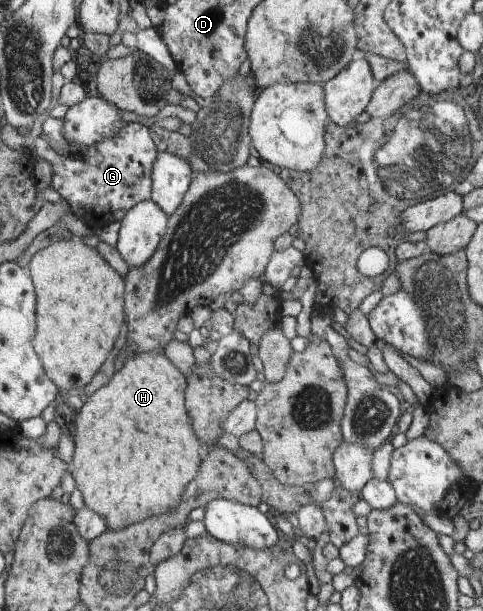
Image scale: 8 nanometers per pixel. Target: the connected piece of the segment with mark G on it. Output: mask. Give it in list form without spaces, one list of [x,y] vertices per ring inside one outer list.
[[[137,122],[128,123],[117,135],[107,137],[63,163],[53,165],[52,186],[61,194],[61,198],[68,202],[70,211],[75,217],[92,229],[99,230],[115,221],[120,223],[137,203],[143,202],[143,199],[152,200],[151,167],[153,171],[153,163],[155,163],[161,147],[151,139],[147,127]]]

